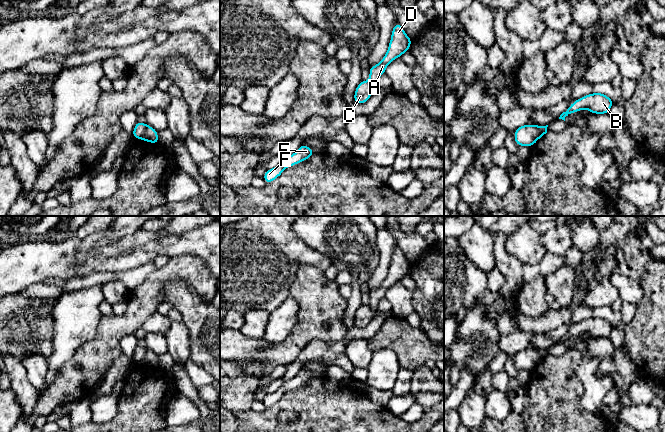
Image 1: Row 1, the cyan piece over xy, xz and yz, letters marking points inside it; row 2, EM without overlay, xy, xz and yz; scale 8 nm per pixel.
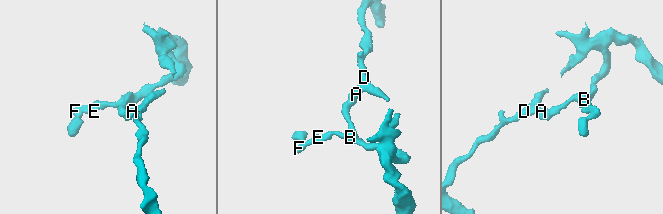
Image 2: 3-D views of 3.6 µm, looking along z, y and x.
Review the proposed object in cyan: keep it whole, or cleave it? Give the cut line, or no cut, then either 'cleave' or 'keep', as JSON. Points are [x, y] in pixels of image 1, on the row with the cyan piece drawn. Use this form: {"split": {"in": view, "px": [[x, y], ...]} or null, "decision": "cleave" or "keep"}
{"split": {"in": "xy", "px": [[147, 125], [141, 138]]}, "decision": "cleave"}

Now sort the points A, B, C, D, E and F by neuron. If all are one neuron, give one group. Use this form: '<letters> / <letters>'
A D / B C E F

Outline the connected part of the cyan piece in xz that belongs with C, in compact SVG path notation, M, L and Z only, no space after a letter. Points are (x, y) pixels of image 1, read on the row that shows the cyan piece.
M362 80L354 92L354 102L364 104L370 99L372 94L373 87L370 85L369 81Z

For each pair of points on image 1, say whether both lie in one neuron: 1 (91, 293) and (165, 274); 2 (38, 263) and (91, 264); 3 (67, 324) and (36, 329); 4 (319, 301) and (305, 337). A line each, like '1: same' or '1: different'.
1: different
2: same
3: different
4: same

